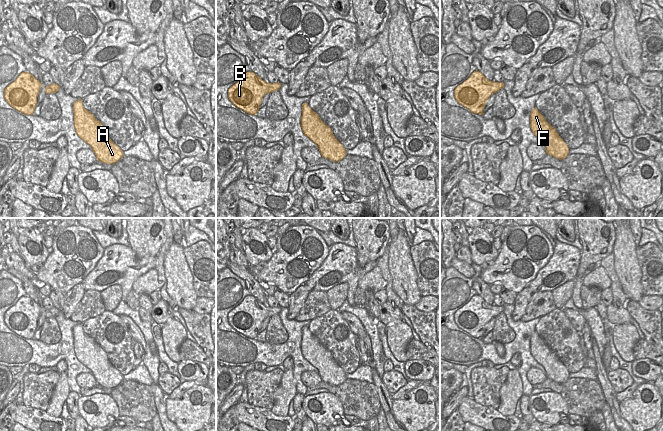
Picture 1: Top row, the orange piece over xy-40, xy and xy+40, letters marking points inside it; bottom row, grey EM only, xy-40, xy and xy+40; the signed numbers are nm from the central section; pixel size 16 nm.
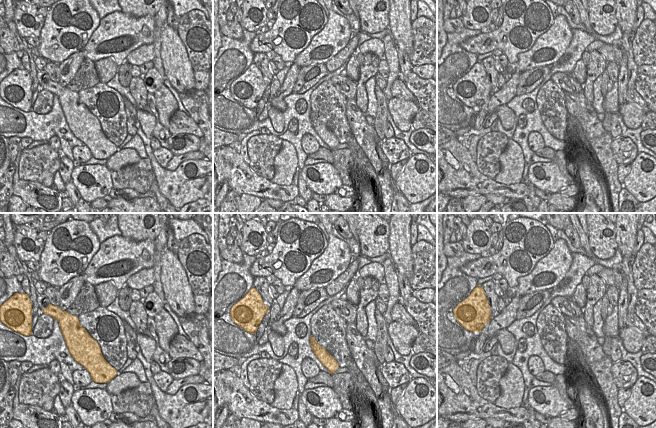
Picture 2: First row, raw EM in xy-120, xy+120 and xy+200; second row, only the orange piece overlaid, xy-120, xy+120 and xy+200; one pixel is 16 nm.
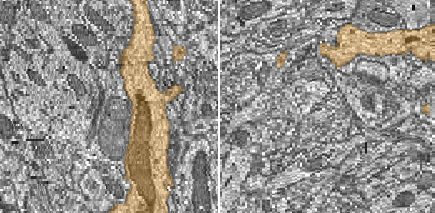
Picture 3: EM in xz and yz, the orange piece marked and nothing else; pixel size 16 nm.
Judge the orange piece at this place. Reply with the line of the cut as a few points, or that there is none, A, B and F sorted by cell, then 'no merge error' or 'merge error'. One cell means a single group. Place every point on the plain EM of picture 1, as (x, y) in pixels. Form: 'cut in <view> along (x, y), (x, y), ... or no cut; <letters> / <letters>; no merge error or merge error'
no cut; A B F; no merge error

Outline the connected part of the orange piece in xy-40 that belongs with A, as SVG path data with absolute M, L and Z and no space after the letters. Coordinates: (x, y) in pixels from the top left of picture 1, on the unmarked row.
M82 323L73 327L74 352L76 358L92 371L98 385L115 388L123 380L123 375L109 362L106 352L86 334Z

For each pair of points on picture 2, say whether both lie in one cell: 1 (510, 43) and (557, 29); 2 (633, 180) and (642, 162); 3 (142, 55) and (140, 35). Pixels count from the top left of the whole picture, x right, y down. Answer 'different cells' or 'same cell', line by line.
1: different cells
2: same cell
3: different cells

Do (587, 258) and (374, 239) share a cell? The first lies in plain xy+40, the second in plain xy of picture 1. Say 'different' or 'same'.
same

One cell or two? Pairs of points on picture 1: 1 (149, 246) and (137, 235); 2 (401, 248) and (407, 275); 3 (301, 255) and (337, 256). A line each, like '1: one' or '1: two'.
1: one
2: one
3: two

